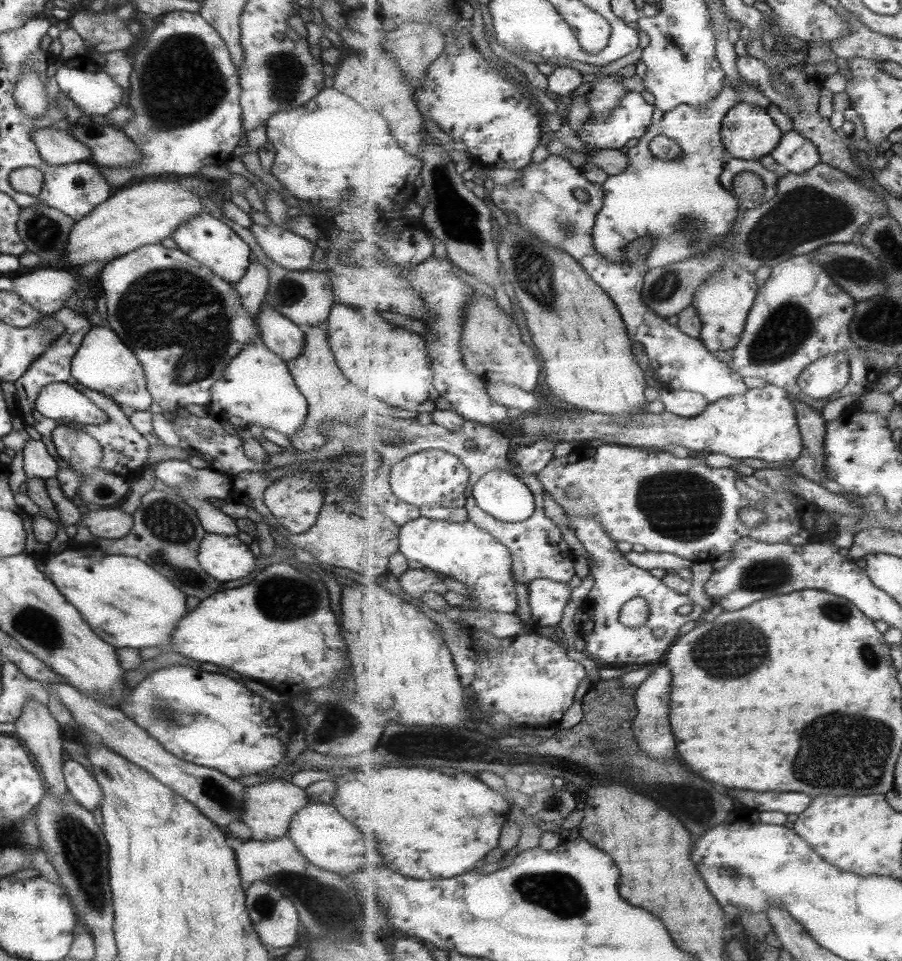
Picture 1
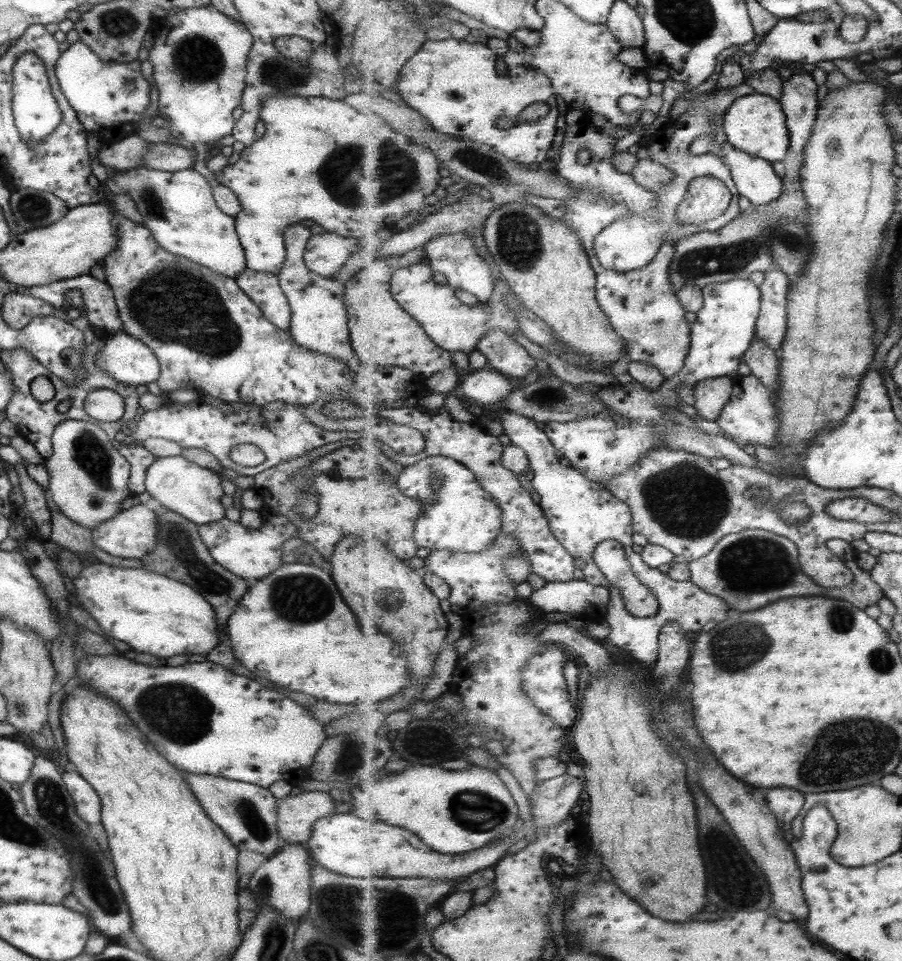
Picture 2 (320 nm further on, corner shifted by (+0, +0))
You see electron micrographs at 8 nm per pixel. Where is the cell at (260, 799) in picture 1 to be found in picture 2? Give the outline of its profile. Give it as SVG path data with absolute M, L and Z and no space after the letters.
M303 791L277 802L275 828L281 842L300 844L311 835L315 821L333 814L333 799L324 791Z

